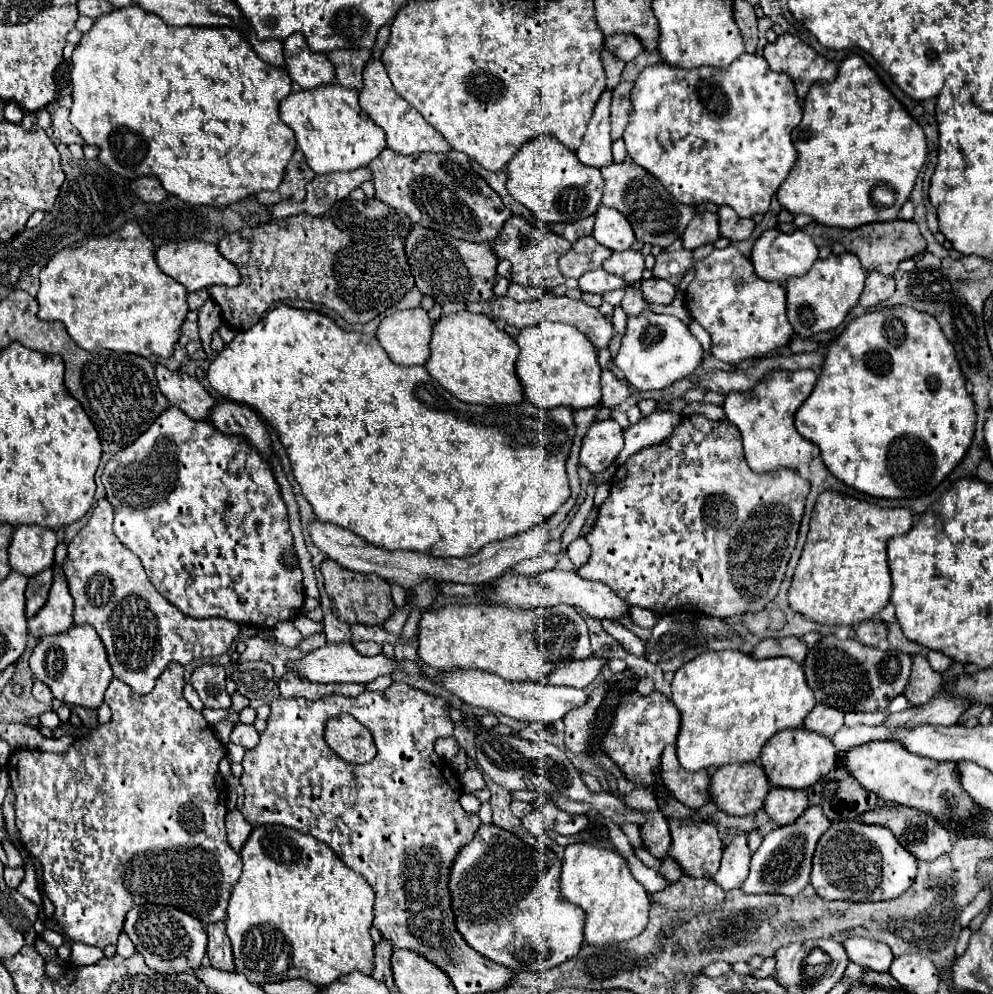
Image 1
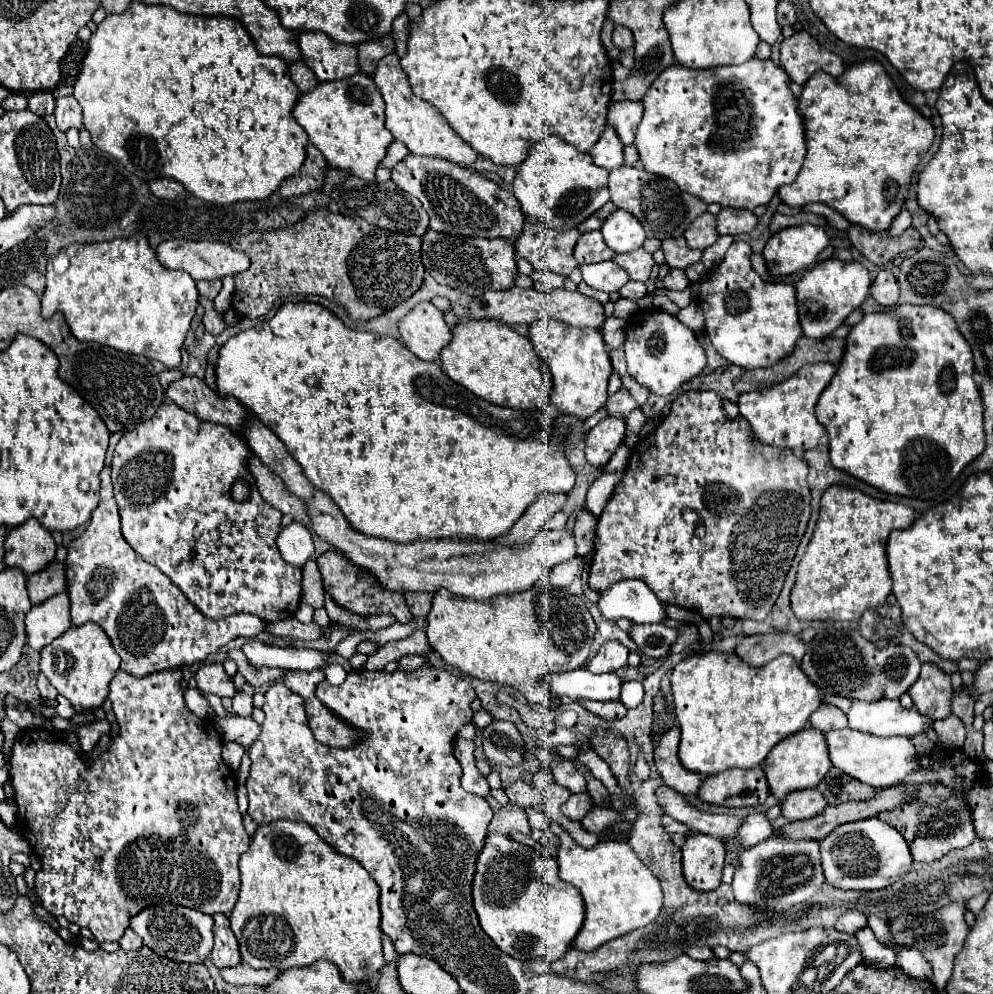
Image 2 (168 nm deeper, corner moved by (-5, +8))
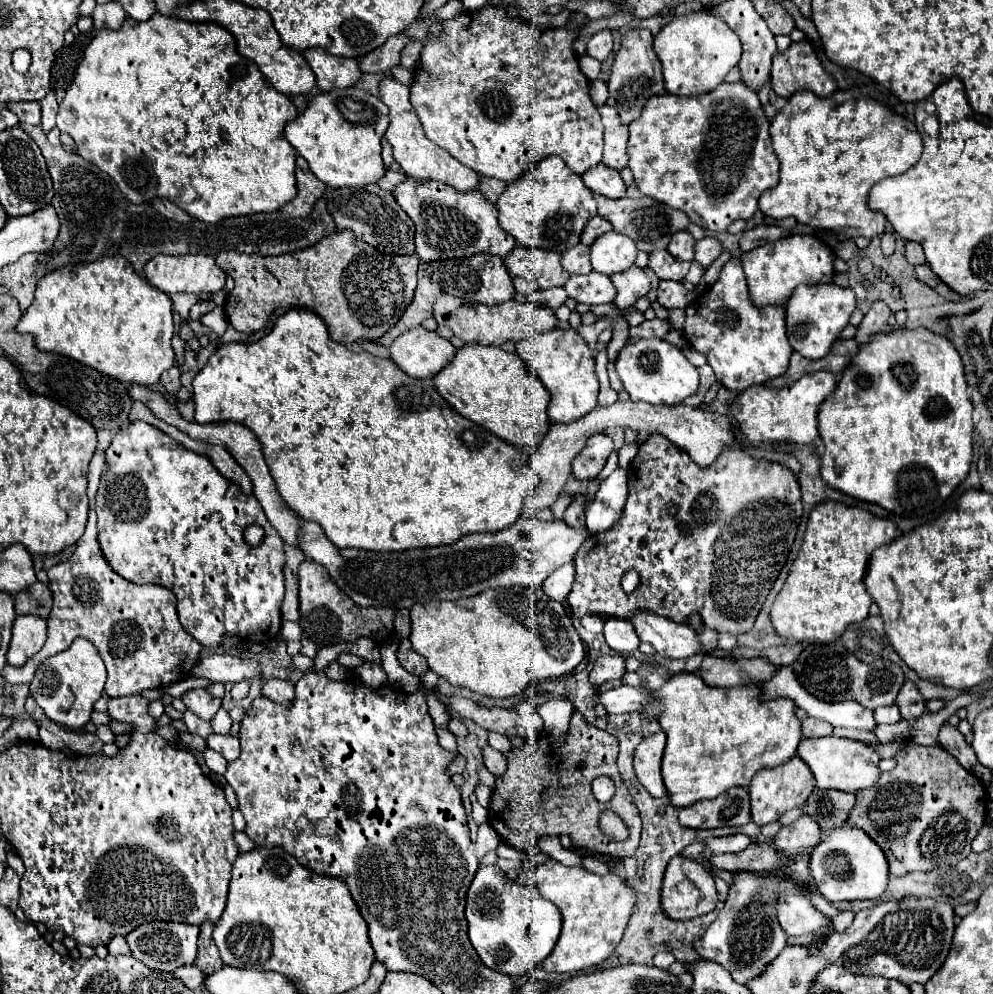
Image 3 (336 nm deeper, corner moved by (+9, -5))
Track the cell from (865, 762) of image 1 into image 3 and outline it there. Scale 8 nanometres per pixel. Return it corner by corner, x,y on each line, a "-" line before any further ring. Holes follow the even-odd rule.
828,735
828,737
820,737
820,739
802,739
796,755
806,761
806,765
814,773
816,787
820,787
820,789
830,787
830,789
838,789
838,791
846,791
846,793
856,793
860,789
872,787
880,777
880,769
878,769
880,757
872,751
870,745
866,745
862,741
836,737
836,735

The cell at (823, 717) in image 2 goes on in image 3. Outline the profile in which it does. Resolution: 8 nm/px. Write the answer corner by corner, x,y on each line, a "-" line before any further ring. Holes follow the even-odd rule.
806,717
802,721
802,735
804,737
826,737
826,735
832,735
832,725
828,725
826,721
820,721
820,719

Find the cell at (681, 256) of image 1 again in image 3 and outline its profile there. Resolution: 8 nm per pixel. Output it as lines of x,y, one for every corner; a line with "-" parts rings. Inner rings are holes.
652,251
648,267
658,275
658,279
684,281
684,277
686,277
686,273
690,269
690,263
674,259
668,251

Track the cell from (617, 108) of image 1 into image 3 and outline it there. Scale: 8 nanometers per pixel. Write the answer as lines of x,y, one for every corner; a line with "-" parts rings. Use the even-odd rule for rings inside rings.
610,105
598,107
598,113
604,123
604,157
602,163
610,169
624,169
628,165
628,153
626,153
626,141
628,141
628,127
624,127
618,119
616,109

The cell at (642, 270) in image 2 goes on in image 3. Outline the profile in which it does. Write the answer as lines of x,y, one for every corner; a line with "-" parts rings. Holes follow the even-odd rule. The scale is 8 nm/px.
636,265
630,267
624,273
616,273
610,277
614,287
618,289
618,295
614,299
614,305
618,309
628,309
636,303
636,299
646,297
648,291
652,289
650,279
646,277
646,273
642,269
638,269

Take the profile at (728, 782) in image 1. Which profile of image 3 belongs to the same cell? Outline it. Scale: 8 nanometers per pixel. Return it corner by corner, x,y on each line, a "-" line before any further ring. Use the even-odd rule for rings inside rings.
732,787
712,801
698,801
678,811
680,825
690,829
738,827
750,823
750,797
744,787

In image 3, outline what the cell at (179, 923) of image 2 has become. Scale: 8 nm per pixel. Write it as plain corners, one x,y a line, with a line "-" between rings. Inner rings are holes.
144,923
138,929
134,929
126,937
132,955
148,965
150,969
172,973
180,965
192,965
196,959
196,941
198,941
198,927
188,923

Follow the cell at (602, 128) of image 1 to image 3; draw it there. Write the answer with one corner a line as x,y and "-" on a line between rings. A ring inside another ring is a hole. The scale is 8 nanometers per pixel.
602,163
588,169
584,175
582,175
586,187
598,195
604,195
604,197
610,197
610,199
620,199
620,197
626,197
626,185
620,177
618,171
614,169
608,169
604,167

